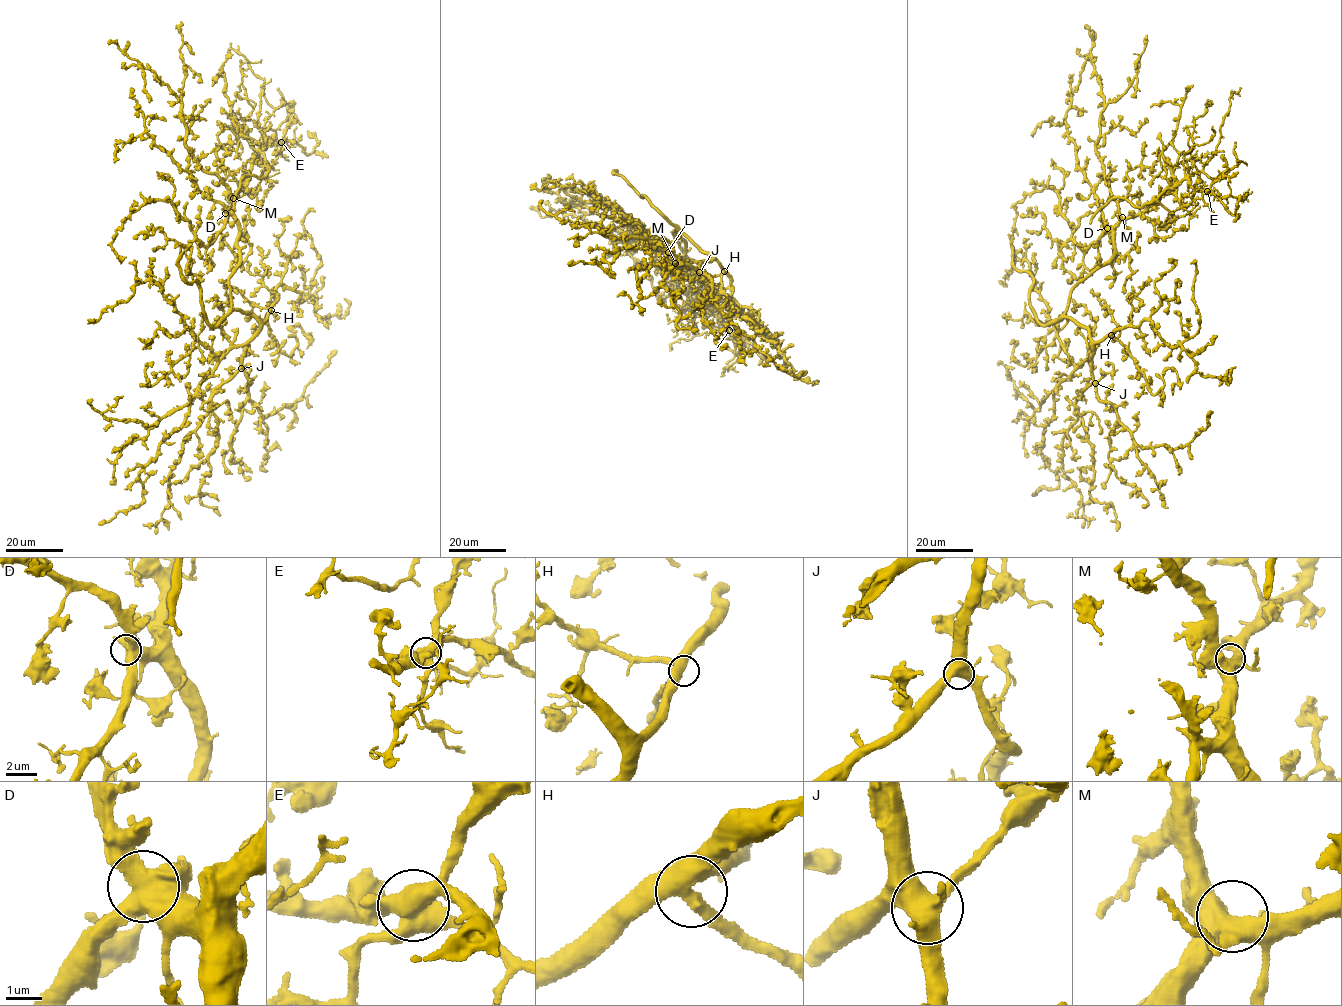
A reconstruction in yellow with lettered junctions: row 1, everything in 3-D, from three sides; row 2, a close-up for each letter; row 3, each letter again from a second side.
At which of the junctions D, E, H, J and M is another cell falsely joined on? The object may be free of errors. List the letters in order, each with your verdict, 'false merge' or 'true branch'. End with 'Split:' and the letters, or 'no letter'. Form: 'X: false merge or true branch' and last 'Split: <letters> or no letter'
D: true branch
E: false merge
H: true branch
J: true branch
M: true branch
Split: E

